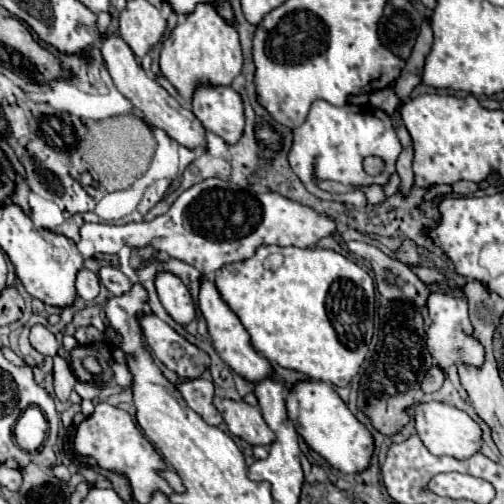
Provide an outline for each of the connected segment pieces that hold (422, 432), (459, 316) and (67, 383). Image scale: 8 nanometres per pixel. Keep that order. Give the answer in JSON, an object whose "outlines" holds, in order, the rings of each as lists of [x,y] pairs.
{"outlines":[[[[421,402],[421,404],[413,404],[411,408],[407,408],[409,416],[413,418],[415,430],[421,438],[421,442],[429,448],[431,454],[435,456],[453,456],[453,458],[467,458],[473,456],[475,452],[479,452],[481,448],[481,430],[479,426],[459,408],[445,404],[445,402]]],[[[431,294],[427,298],[427,310],[431,318],[431,326],[427,328],[427,350],[433,356],[435,364],[443,370],[447,370],[453,364],[467,364],[473,368],[481,368],[485,360],[485,350],[481,342],[473,336],[473,324],[469,320],[467,312],[467,300],[465,298],[453,298],[443,294]]],[[[55,356],[53,358],[53,388],[55,388],[55,396],[61,396],[61,400],[67,400],[71,390],[73,390],[73,386],[75,386],[75,382],[77,382],[77,378],[69,370],[69,364],[61,356]]]]}

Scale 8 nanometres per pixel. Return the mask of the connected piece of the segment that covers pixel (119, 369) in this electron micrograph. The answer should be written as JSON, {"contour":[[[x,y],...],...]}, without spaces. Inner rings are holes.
{"contour":[[[113,362],[113,370],[115,370],[115,382],[121,388],[133,388],[133,374],[125,364],[117,364]]]}

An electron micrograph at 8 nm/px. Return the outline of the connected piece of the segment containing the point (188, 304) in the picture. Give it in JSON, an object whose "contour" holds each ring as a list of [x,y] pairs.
{"contour":[[[161,270],[155,276],[155,288],[157,288],[157,294],[159,294],[163,308],[169,312],[169,316],[175,322],[185,326],[195,318],[193,298],[179,276],[175,276],[167,270]]]}

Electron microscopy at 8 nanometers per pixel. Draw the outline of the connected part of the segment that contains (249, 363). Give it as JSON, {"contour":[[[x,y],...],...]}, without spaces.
{"contour":[[[207,276],[201,278],[199,310],[201,310],[203,318],[207,320],[207,328],[209,328],[211,340],[213,340],[213,348],[217,350],[217,354],[221,356],[221,360],[231,366],[231,370],[235,370],[237,374],[241,374],[241,376],[243,376],[245,380],[249,380],[249,382],[259,382],[259,380],[263,380],[263,378],[273,376],[269,360],[255,352],[255,348],[253,348],[253,344],[251,344],[251,340],[249,340],[247,330],[243,328],[243,324],[239,322],[239,318],[235,316],[235,312],[231,312],[231,308],[227,306],[227,302],[221,298],[221,294],[219,294],[215,282],[209,280]]]}

